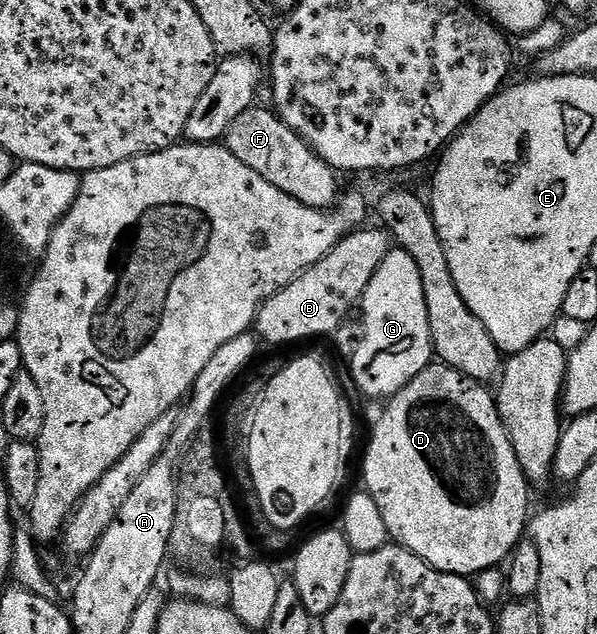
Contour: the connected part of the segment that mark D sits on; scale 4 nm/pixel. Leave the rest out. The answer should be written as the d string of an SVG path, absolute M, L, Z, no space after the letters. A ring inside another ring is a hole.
M432 362L425 370L421 370L421 374L417 374L417 378L413 378L413 382L409 382L395 396L390 397L386 404L387 409L380 414L379 421L371 432L371 441L367 444L367 453L363 456L362 487L372 496L378 509L381 510L388 537L402 548L408 548L413 554L417 554L429 566L454 576L475 578L490 568L499 568L510 557L511 551L516 548L520 540L524 539L528 531L527 491L529 491L529 485L521 470L521 462L517 462L517 454L513 450L509 434L499 417L499 406L492 389L486 384L480 384L479 381L461 374L448 364Z

